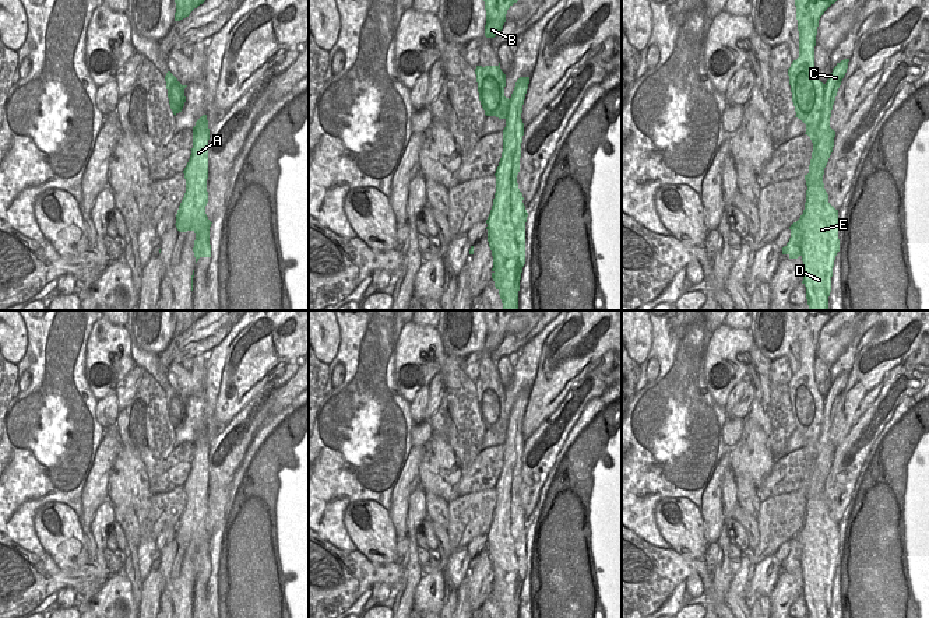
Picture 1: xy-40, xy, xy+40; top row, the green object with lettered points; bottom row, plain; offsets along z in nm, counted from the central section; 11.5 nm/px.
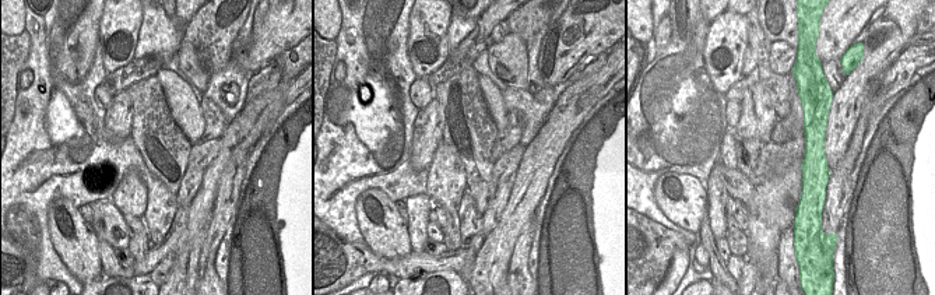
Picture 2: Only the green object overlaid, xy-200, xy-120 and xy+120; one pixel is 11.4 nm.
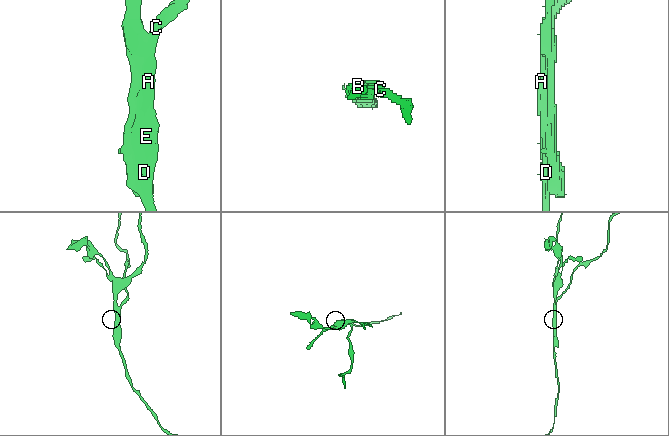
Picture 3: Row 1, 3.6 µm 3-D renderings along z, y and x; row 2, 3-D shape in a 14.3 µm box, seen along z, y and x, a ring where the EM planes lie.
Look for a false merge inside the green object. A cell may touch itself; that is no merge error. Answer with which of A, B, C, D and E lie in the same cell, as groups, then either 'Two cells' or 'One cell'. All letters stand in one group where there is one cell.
Groups: A C D E / B. Two cells

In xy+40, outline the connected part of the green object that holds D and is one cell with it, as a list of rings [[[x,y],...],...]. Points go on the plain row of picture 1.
[[[849,372],[833,382],[824,400],[821,431],[813,445],[806,445],[813,466],[806,494],[806,516],[800,531],[793,536],[789,551],[789,572],[802,570],[807,618],[828,618],[833,580],[840,565],[838,523],[828,516],[823,488],[833,466],[835,445],[830,440],[833,418],[847,386]]]

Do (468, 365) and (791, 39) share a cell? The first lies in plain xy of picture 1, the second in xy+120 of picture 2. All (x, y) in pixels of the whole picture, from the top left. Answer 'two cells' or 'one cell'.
two cells

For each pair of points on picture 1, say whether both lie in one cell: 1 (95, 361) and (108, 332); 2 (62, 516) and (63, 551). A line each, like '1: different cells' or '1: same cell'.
1: same cell
2: same cell

